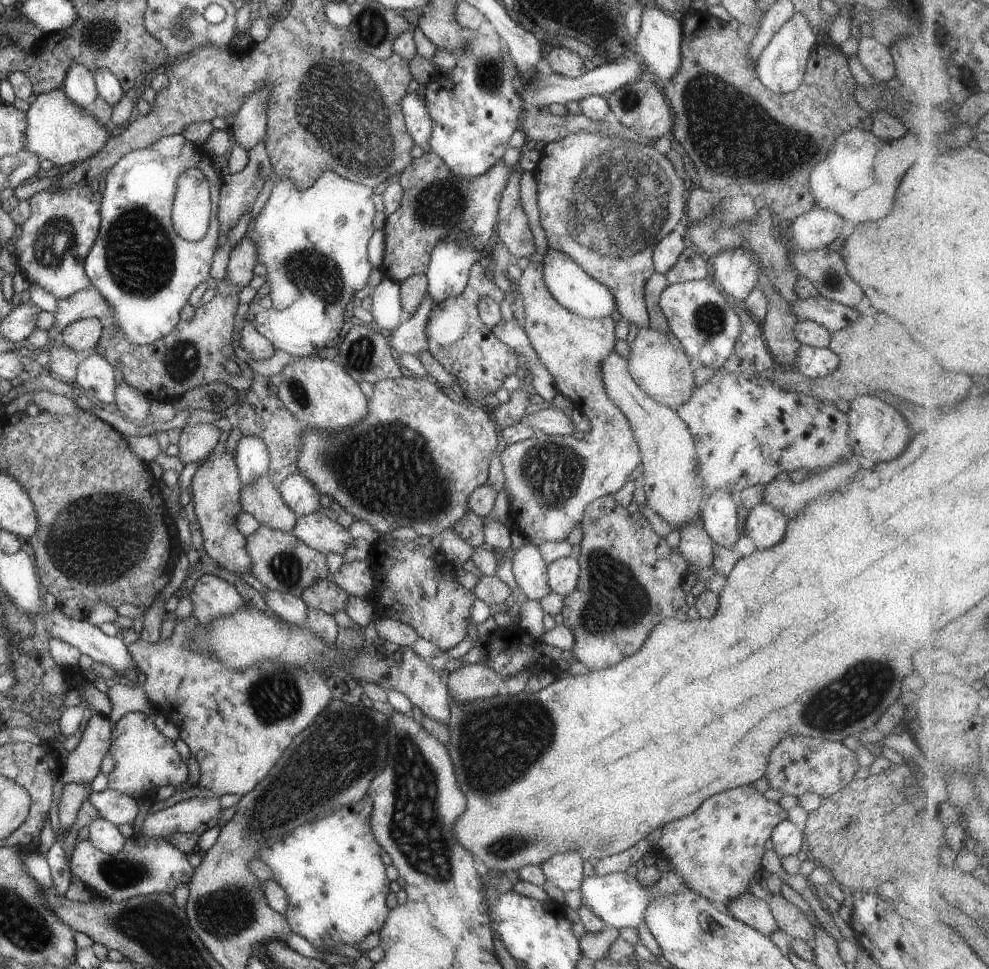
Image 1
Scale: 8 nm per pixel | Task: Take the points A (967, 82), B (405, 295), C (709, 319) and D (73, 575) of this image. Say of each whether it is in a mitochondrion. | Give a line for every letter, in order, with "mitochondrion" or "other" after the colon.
A: other
B: other
C: mitochondrion
D: mitochondrion

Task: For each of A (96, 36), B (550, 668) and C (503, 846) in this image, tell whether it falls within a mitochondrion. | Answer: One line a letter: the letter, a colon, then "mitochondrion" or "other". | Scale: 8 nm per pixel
A: mitochondrion
B: other
C: mitochondrion

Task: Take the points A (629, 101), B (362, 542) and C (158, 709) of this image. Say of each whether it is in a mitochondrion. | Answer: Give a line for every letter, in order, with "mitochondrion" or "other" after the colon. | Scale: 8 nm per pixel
A: mitochondrion
B: other
C: other

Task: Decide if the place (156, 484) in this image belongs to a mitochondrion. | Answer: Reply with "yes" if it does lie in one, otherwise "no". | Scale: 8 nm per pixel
no

